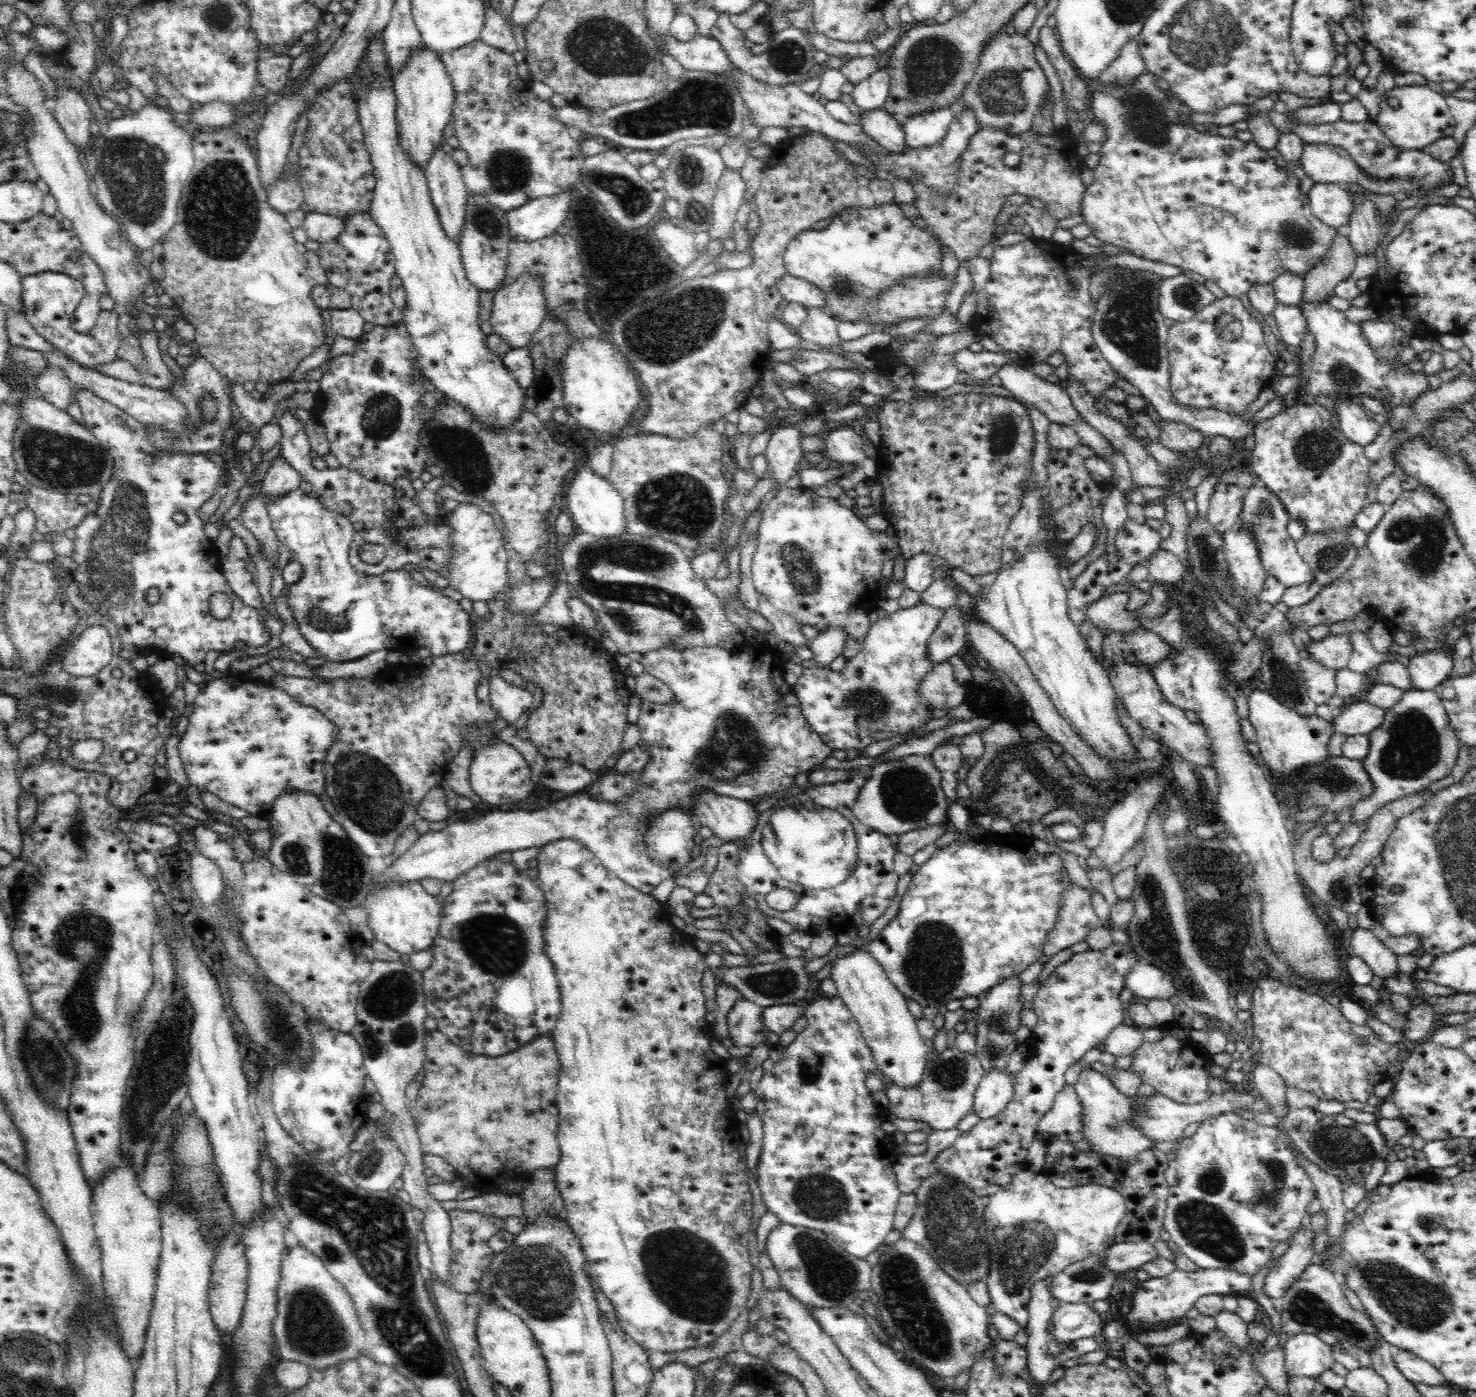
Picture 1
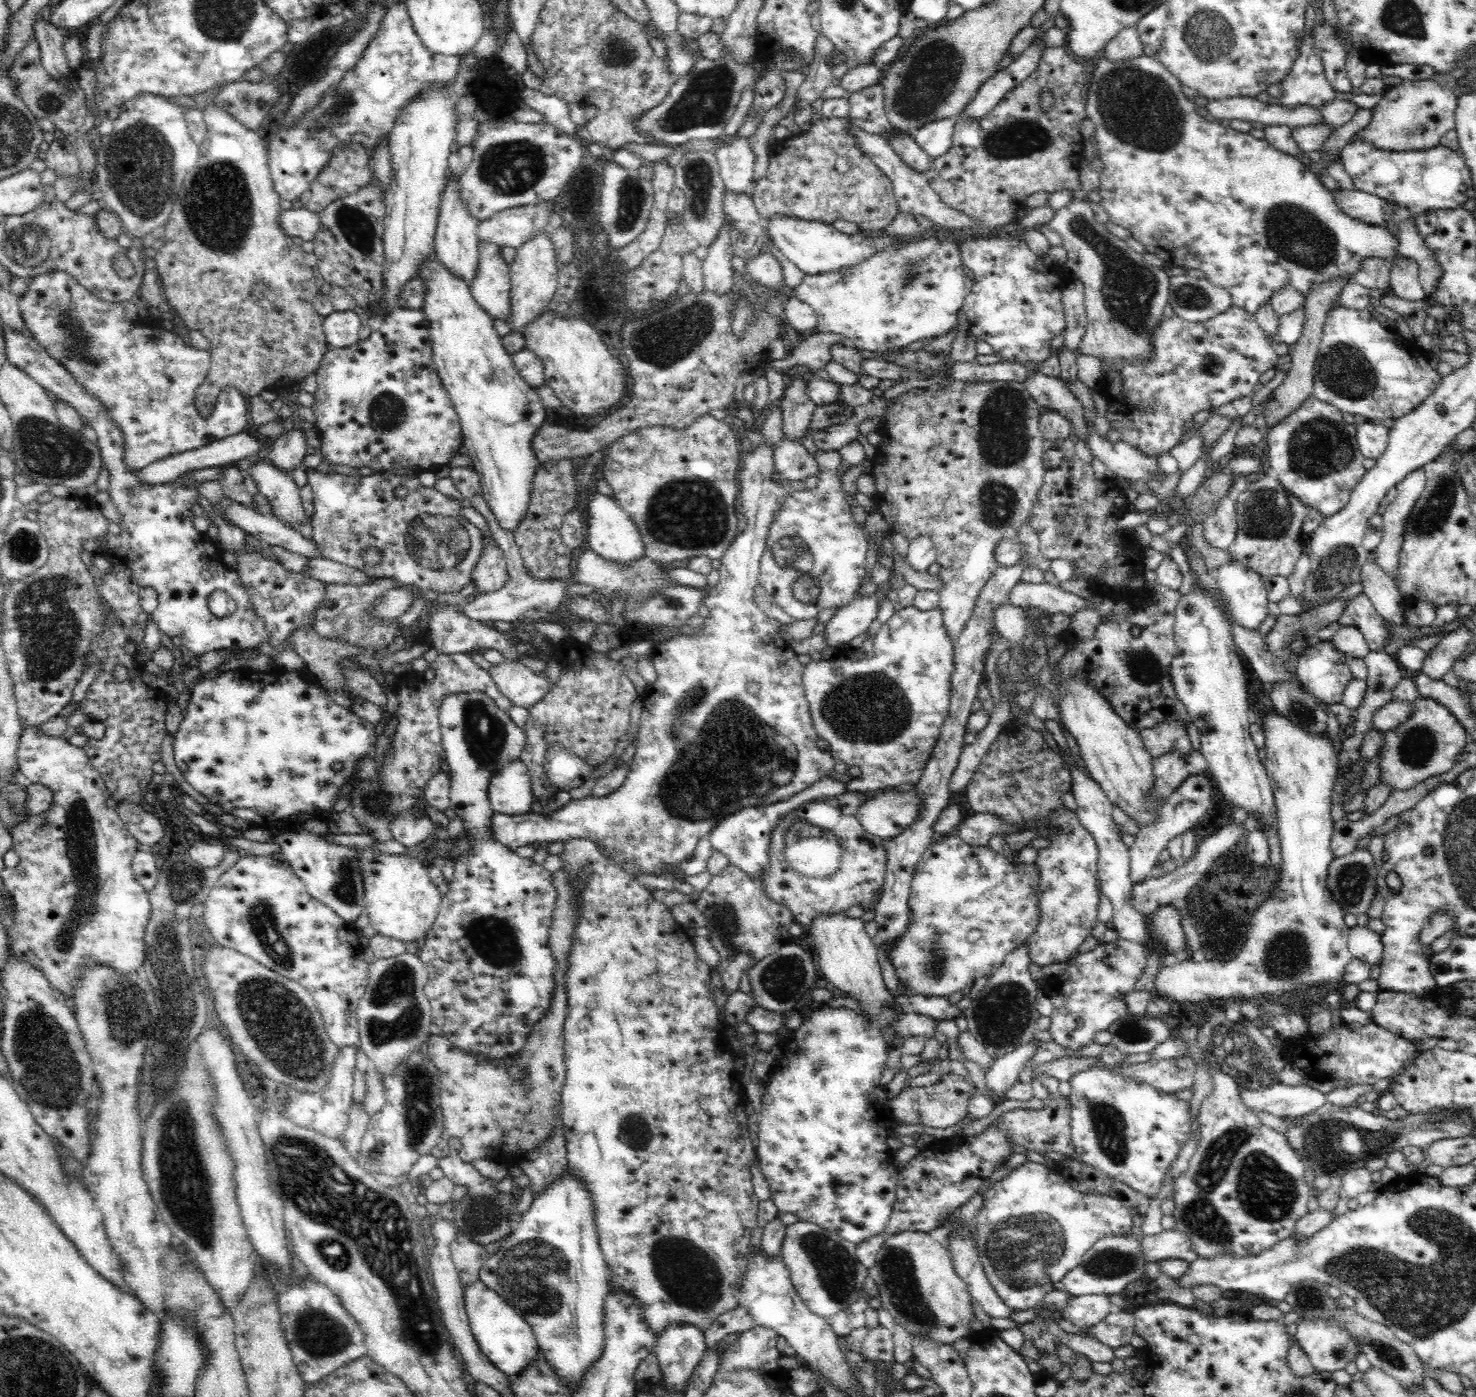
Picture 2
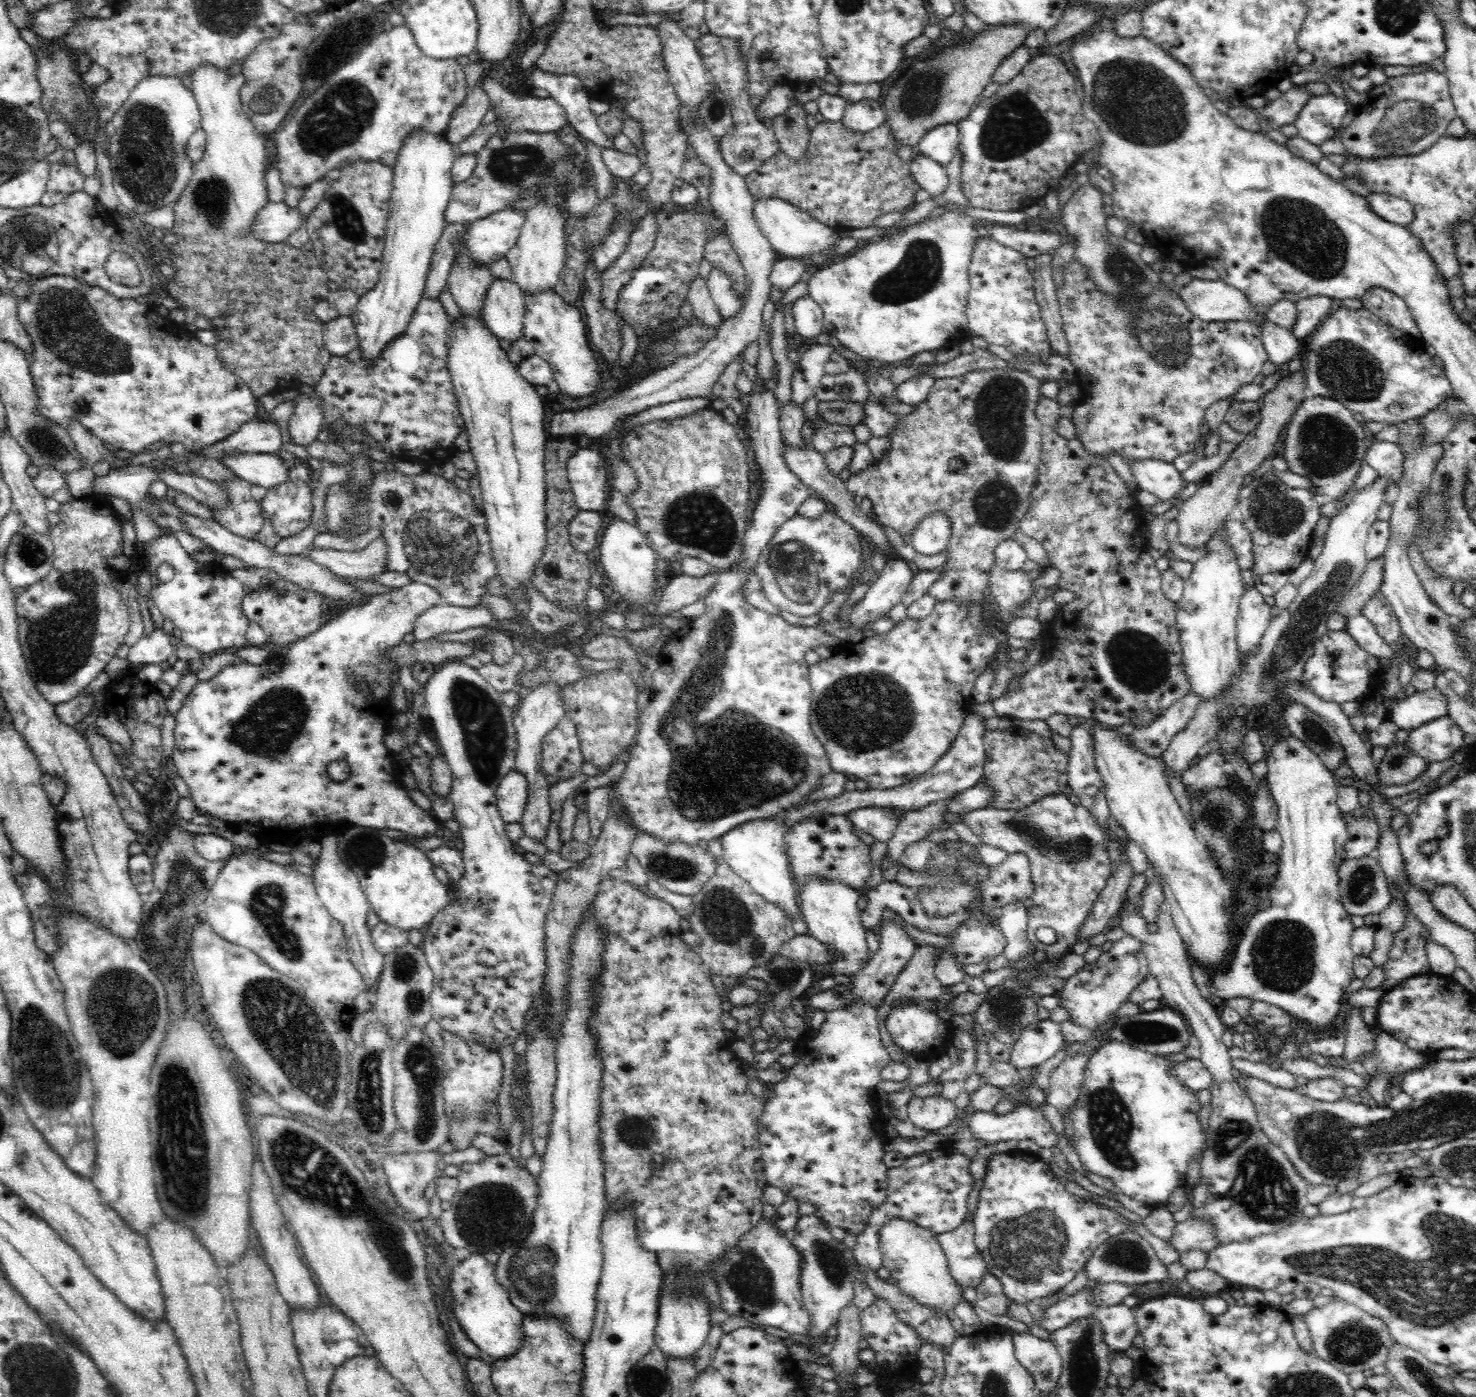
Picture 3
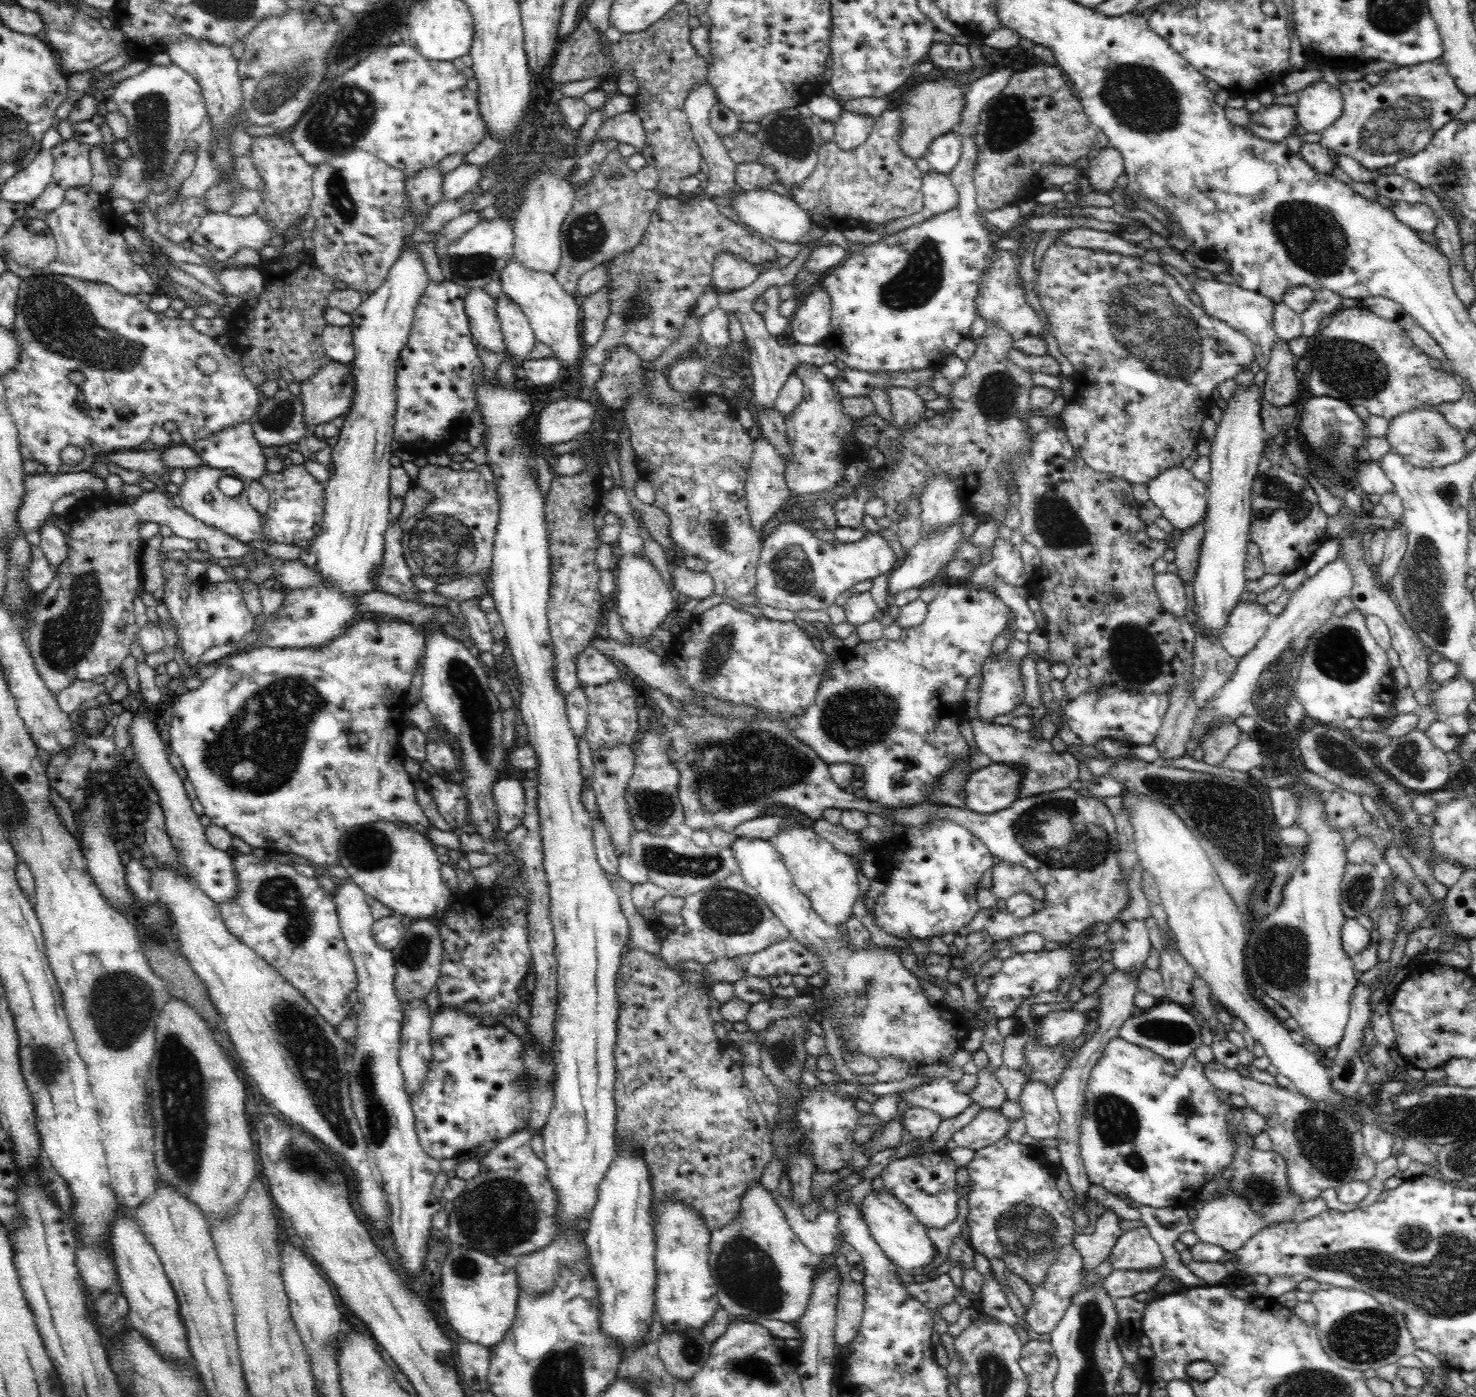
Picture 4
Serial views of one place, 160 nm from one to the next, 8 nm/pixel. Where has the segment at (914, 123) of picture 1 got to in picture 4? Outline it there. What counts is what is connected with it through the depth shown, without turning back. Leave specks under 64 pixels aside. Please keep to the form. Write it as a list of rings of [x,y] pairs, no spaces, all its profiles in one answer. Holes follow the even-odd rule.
[[[954,124],[950,132],[938,136],[926,148],[926,160],[932,171],[949,176],[959,162],[963,146],[957,128],[958,124]]]

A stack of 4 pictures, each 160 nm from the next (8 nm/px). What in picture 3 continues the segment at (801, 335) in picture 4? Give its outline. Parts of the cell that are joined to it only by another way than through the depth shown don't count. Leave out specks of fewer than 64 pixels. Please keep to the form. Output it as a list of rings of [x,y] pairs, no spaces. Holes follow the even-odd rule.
[[[808,294],[791,303],[797,332],[806,338],[820,334],[823,312]]]

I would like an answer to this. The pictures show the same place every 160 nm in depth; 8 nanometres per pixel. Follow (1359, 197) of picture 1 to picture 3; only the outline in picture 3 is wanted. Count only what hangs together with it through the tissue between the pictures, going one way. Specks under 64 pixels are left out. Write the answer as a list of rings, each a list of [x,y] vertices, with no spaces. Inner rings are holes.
[[[1381,286],[1366,290],[1360,298],[1363,306],[1388,325],[1422,340],[1415,319],[1403,298]]]

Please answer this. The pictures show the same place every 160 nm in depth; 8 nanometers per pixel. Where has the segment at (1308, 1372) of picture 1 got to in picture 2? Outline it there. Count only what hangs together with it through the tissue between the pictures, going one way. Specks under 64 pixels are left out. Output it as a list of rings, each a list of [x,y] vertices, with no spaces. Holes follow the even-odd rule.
[[[1300,1321],[1296,1323],[1296,1332],[1291,1341],[1298,1343],[1300,1349],[1306,1353],[1314,1370],[1332,1373],[1334,1370],[1342,1370],[1346,1366],[1353,1365],[1354,1356],[1358,1350],[1358,1345],[1352,1341],[1346,1329],[1340,1329],[1334,1321]]]

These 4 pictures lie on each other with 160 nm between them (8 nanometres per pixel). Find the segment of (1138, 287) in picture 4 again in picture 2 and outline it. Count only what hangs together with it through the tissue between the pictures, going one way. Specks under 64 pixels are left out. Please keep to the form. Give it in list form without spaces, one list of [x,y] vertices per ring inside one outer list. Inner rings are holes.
[[[1233,304],[1225,312],[1216,314],[1213,318],[1204,322],[1190,322],[1183,320],[1176,315],[1172,316],[1172,318],[1165,318],[1153,334],[1153,347],[1155,354],[1153,359],[1150,359],[1143,365],[1134,365],[1134,363],[1124,361],[1123,363],[1114,364],[1113,367],[1106,367],[1106,363],[1104,363],[1101,368],[1101,378],[1097,387],[1094,389],[1108,403],[1106,418],[1109,420],[1109,424],[1120,432],[1124,442],[1127,442],[1131,447],[1135,446],[1135,448],[1139,448],[1141,452],[1145,452],[1149,457],[1155,457],[1158,452],[1168,453],[1168,450],[1170,450],[1172,446],[1178,444],[1178,439],[1185,438],[1189,434],[1190,426],[1192,424],[1191,417],[1193,414],[1196,414],[1196,412],[1200,412],[1200,410],[1212,411],[1213,409],[1220,408],[1223,404],[1228,404],[1228,402],[1232,402],[1237,398],[1252,396],[1252,394],[1259,388],[1260,376],[1262,376],[1262,374],[1268,369],[1276,369],[1279,367],[1279,364],[1282,361],[1280,356],[1274,353],[1271,343],[1266,339],[1265,332],[1256,321],[1255,314],[1250,314],[1242,308],[1233,306]]]

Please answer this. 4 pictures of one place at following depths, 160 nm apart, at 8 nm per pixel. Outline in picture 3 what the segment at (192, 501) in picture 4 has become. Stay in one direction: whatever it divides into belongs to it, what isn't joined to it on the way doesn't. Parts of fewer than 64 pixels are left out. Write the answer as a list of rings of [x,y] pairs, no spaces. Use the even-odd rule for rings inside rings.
[[[241,478],[222,483],[219,487],[228,495],[228,508],[213,511],[216,522],[244,539],[256,539],[263,526],[263,510],[251,495],[252,485]]]

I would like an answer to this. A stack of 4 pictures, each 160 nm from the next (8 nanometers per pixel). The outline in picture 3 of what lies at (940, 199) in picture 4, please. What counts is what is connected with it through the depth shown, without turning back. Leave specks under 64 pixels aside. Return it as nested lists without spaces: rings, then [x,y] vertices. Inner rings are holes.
[[[913,155],[908,164],[911,176],[916,184],[920,185],[929,196],[940,196],[946,190],[948,176],[946,168],[932,160],[929,156]]]

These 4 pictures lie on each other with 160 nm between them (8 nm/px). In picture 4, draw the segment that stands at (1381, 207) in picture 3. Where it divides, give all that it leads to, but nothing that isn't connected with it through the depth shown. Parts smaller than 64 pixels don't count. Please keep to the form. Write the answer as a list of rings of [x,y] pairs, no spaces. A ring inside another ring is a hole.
[[[1392,200],[1392,204],[1388,206],[1392,211],[1392,215],[1400,221],[1415,230],[1416,232],[1432,232],[1436,226],[1435,211],[1428,205],[1420,202],[1402,202],[1401,200]]]

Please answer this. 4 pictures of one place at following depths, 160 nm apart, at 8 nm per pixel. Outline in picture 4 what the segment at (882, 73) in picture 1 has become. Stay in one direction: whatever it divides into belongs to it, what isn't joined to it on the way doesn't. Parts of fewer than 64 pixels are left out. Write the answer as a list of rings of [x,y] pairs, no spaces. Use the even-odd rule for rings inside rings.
[[[844,111],[835,122],[835,135],[833,138],[842,147],[842,150],[856,148],[872,132],[877,119],[878,117]]]

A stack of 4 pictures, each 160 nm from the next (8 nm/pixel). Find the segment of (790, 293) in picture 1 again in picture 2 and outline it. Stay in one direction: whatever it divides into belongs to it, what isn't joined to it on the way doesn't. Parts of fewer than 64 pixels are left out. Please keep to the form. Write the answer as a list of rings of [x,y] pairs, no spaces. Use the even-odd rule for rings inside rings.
[[[930,234],[922,239],[914,238],[914,241],[904,243],[899,249],[889,248],[884,249],[881,253],[876,253],[864,262],[853,266],[845,271],[825,272],[819,275],[805,275],[797,286],[793,288],[793,296],[796,299],[808,304],[816,312],[818,323],[815,331],[820,333],[835,332],[849,338],[850,343],[856,348],[868,354],[874,352],[884,352],[884,350],[905,350],[910,347],[916,347],[923,342],[932,340],[936,337],[941,337],[946,334],[952,326],[957,324],[958,310],[962,308],[966,296],[971,291],[973,280],[964,274],[962,264],[960,263],[961,252],[959,251],[959,243],[954,238],[948,236],[938,236]]]

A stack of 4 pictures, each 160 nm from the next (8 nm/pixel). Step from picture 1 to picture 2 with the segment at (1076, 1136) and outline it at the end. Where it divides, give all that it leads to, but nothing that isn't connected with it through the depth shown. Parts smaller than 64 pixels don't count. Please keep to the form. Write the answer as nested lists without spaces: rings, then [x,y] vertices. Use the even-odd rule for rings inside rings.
[[[1058,1096],[1048,1100],[1037,1110],[1015,1109],[1004,1113],[995,1122],[1002,1131],[1006,1131],[1016,1145],[1023,1146],[1032,1152],[1046,1152],[1046,1150],[1060,1154],[1076,1154],[1075,1146],[1071,1142],[1071,1100],[1068,1096]]]

